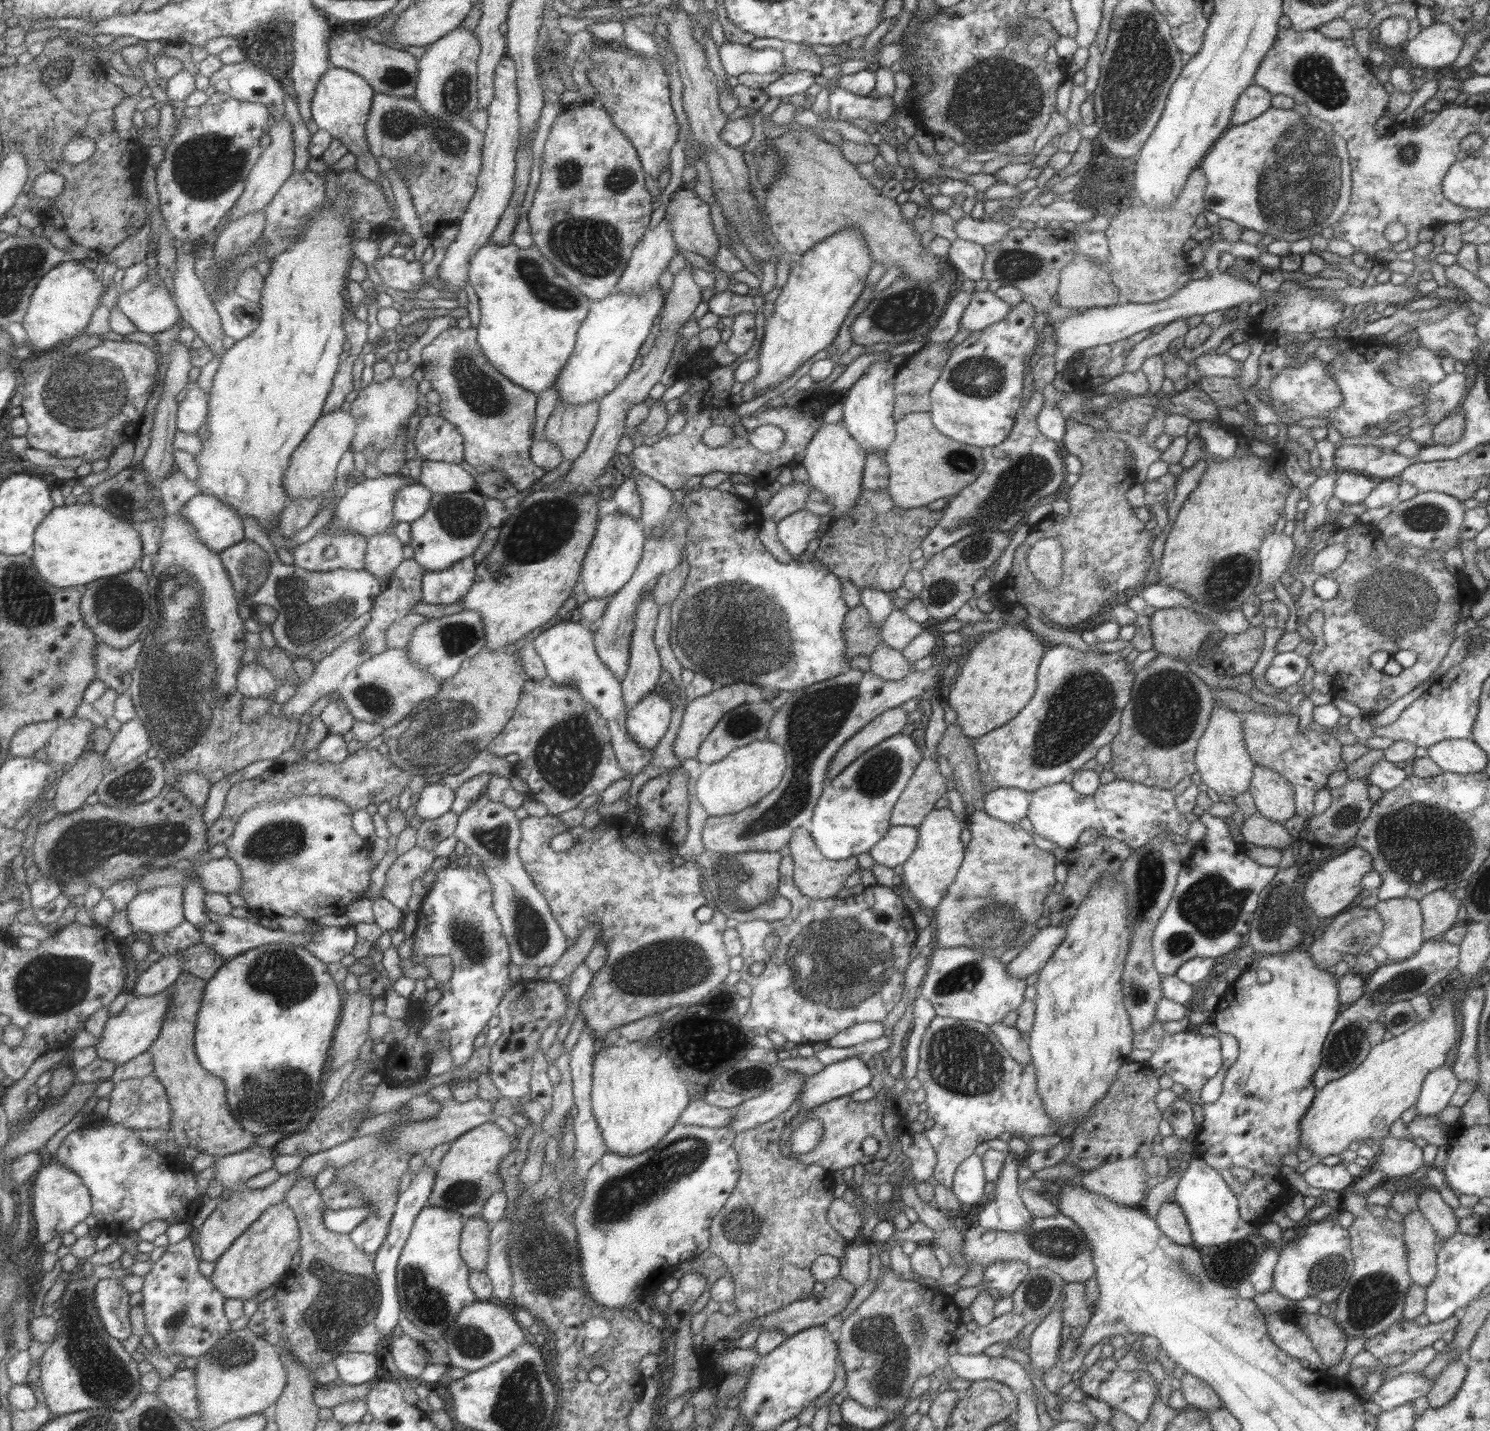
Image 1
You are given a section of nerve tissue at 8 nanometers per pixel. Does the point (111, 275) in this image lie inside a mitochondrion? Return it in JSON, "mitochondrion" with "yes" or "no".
{"mitochondrion":"no"}

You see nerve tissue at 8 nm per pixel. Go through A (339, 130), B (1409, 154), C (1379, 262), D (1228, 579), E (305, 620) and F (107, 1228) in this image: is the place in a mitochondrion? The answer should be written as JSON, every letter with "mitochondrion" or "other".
{"A":"other","B":"mitochondrion","C":"other","D":"mitochondrion","E":"mitochondrion","F":"other"}

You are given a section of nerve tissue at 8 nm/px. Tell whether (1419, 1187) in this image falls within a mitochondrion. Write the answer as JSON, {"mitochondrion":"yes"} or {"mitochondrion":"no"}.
{"mitochondrion":"no"}

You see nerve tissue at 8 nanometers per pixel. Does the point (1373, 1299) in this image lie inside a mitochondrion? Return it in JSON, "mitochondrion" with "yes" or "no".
{"mitochondrion":"yes"}

